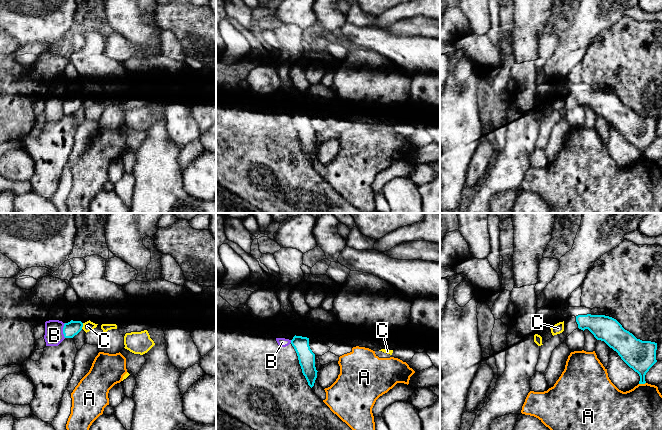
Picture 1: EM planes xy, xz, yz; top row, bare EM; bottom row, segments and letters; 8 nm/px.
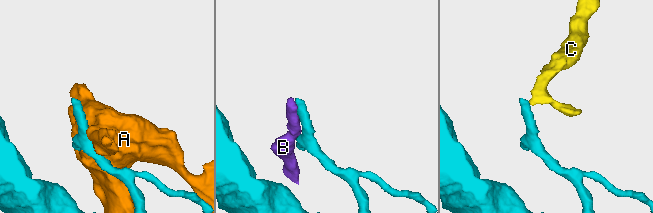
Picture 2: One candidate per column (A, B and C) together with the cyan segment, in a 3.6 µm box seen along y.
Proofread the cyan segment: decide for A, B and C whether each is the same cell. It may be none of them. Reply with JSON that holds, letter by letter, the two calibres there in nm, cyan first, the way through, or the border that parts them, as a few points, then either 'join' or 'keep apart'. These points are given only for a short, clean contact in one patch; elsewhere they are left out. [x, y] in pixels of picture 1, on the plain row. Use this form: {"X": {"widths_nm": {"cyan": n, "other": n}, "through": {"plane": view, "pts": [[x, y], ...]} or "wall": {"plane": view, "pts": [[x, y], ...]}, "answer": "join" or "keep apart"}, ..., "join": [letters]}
{"A": {"widths_nm": {"cyan": 240, "other": 400}, "answer": "keep apart"}, "B": {"widths_nm": {"cyan": 120, "other": 150}, "wall": {"plane": "xy", "pts": [[65, 99], [63, 103], [64, 113]]}, "answer": "keep apart"}, "C": {"widths_nm": {"cyan": 120, "other": 80}, "wall": {"plane": "xy", "pts": [[83, 99], [81, 104]]}, "answer": "keep apart"}, "join": []}

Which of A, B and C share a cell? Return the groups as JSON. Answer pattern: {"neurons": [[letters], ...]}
{"neurons": [["A"], ["B"], ["C"]]}

